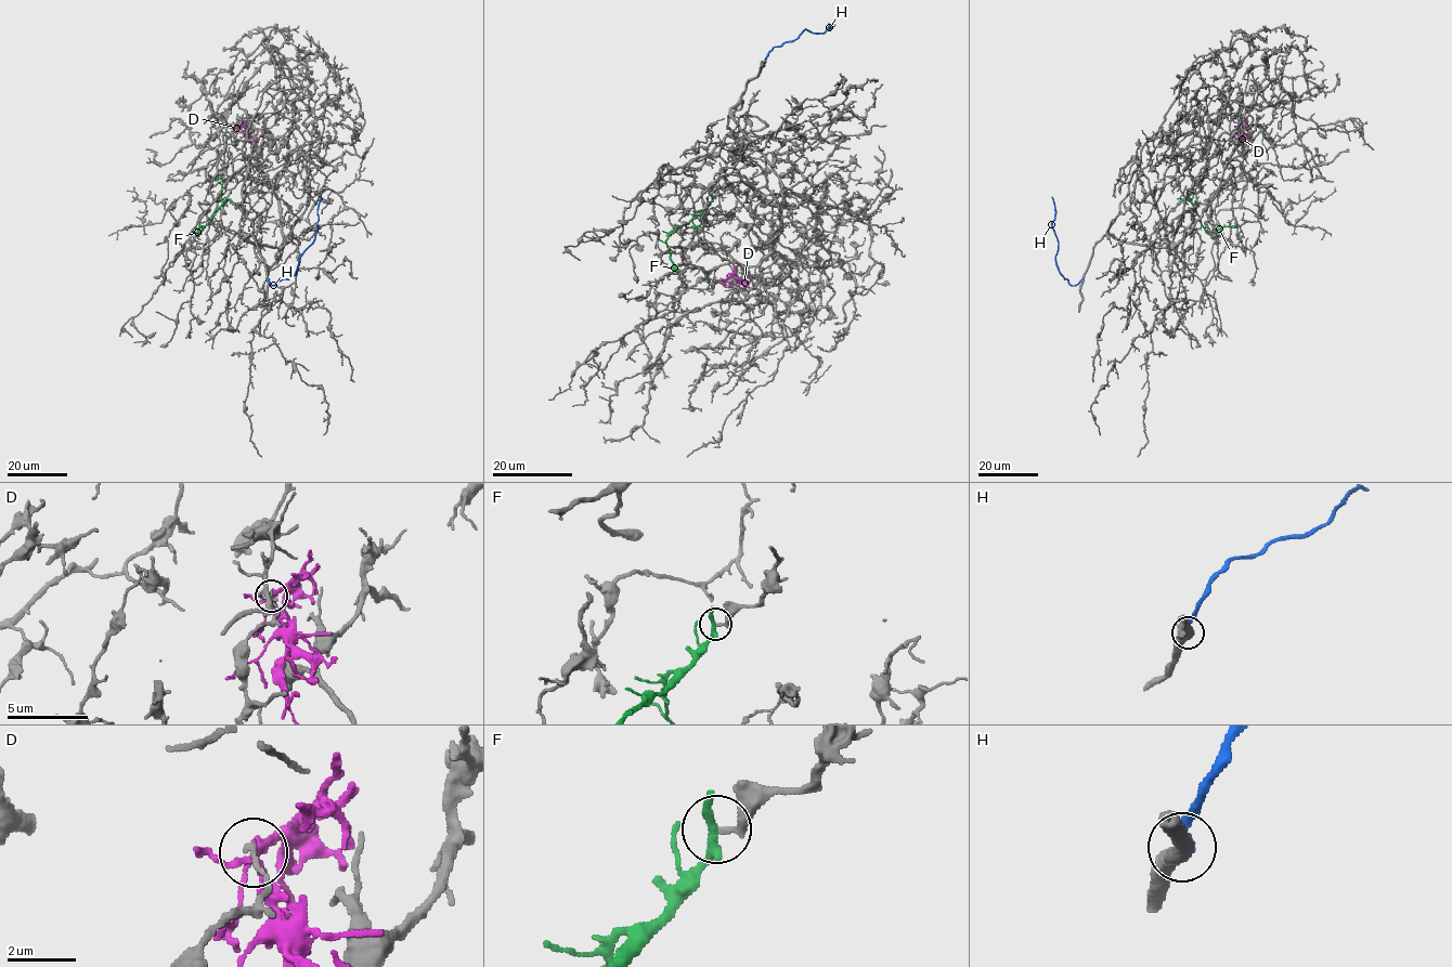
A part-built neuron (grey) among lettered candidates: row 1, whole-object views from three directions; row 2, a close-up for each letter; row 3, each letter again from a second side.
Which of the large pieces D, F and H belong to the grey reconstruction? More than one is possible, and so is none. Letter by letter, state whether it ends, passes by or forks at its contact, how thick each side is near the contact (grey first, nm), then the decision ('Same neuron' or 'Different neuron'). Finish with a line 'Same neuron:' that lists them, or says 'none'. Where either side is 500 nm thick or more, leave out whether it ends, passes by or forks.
D: It forks there. Thickness 160 nm (grey) against 200 nm. Different neuron
F: It passes by. Thickness 190 nm (grey) against 260 nm. Different neuron
H: It ends there. Thickness 440 nm (grey) against 320 nm. Different neuron
Same neuron: none

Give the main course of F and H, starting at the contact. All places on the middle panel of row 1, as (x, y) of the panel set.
F: (712, 197), (702, 212), (679, 225), (668, 238), (672, 268), (677, 273)
H: (763, 65), (772, 50), (793, 41), (804, 29), (825, 31), (829, 25), (830, 28), (834, 25)

